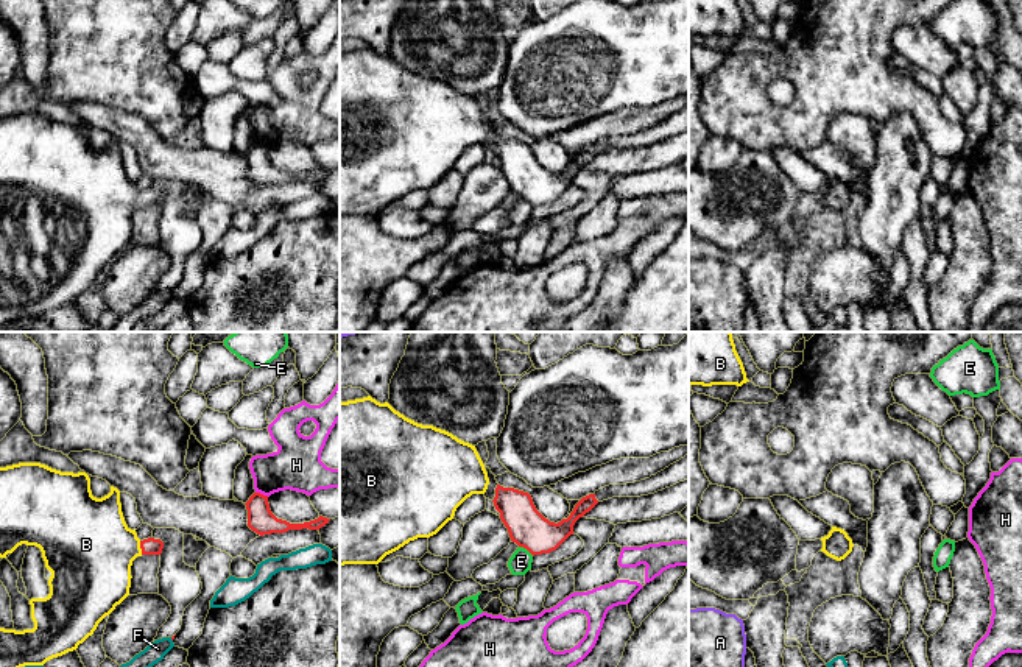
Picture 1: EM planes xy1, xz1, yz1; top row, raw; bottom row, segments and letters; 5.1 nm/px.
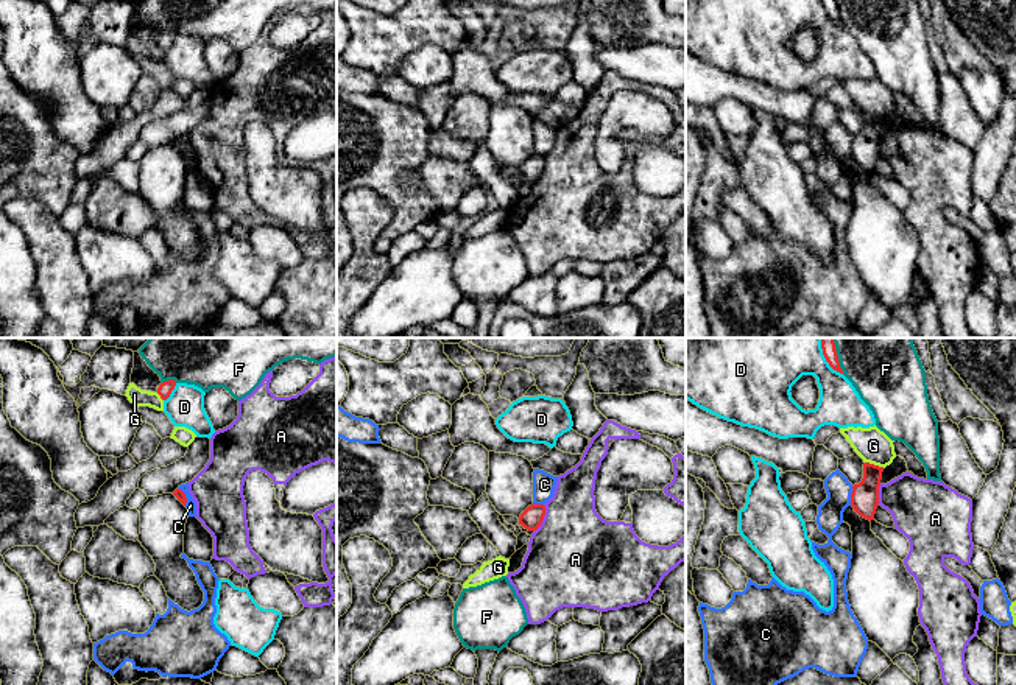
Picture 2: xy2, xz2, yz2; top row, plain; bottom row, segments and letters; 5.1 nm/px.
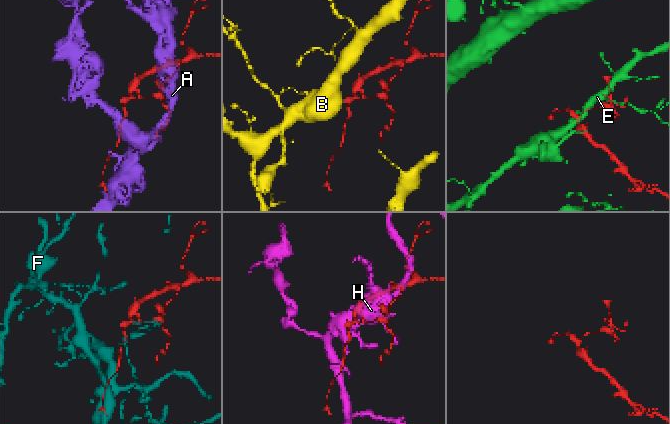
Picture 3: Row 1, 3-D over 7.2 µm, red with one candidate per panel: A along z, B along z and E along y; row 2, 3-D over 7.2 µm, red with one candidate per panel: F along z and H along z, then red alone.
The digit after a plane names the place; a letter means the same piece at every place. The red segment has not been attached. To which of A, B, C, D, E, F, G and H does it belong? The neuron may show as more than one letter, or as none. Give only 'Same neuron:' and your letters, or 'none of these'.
Same neuron: B

